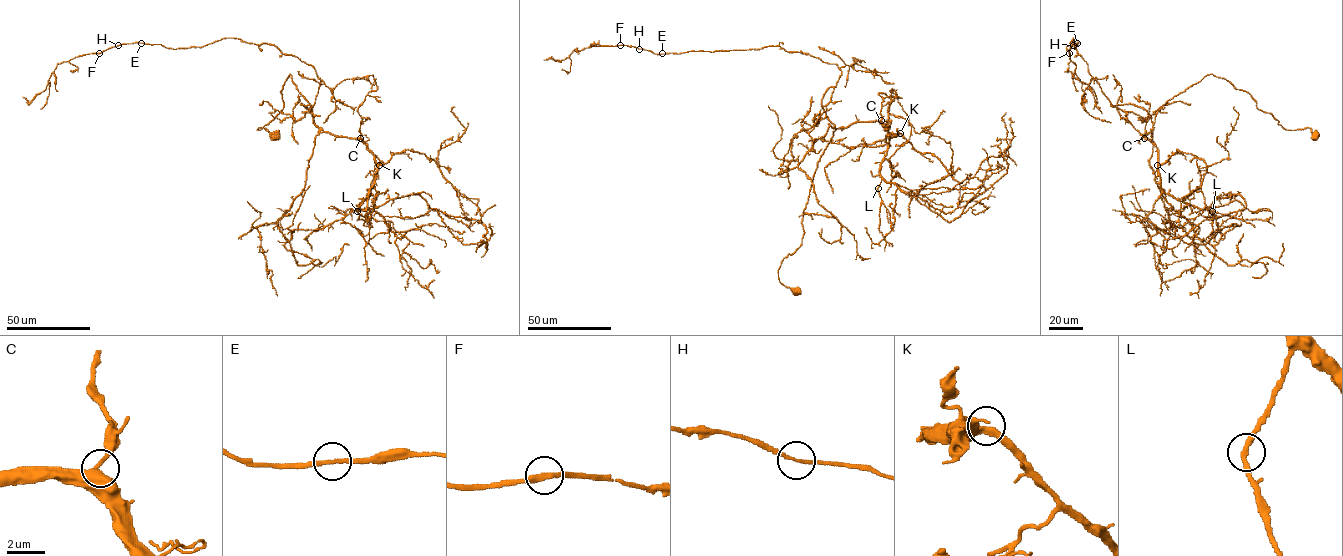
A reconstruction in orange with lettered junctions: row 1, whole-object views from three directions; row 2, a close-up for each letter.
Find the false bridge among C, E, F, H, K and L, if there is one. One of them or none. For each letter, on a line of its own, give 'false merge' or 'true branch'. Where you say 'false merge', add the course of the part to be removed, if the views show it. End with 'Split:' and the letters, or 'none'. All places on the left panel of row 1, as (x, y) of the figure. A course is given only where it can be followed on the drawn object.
C: true branch
E: true branch
F: true branch
H: true branch
K: true branch
L: true branch
Split: none

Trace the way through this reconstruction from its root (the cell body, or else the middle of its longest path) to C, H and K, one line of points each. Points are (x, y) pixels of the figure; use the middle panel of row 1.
C: (797, 291), (779, 281), (778, 270), (781, 261), (801, 244), (803, 210), (820, 156), (836, 129), (881, 120)
H: (797, 291), (778, 270), (801, 243), (812, 177), (835, 129), (822, 96), (841, 70), (779, 46), (639, 49)
K: (797, 291), (779, 281), (778, 270), (801, 244), (812, 177), (833, 132), (879, 121), (889, 133), (900, 133)

